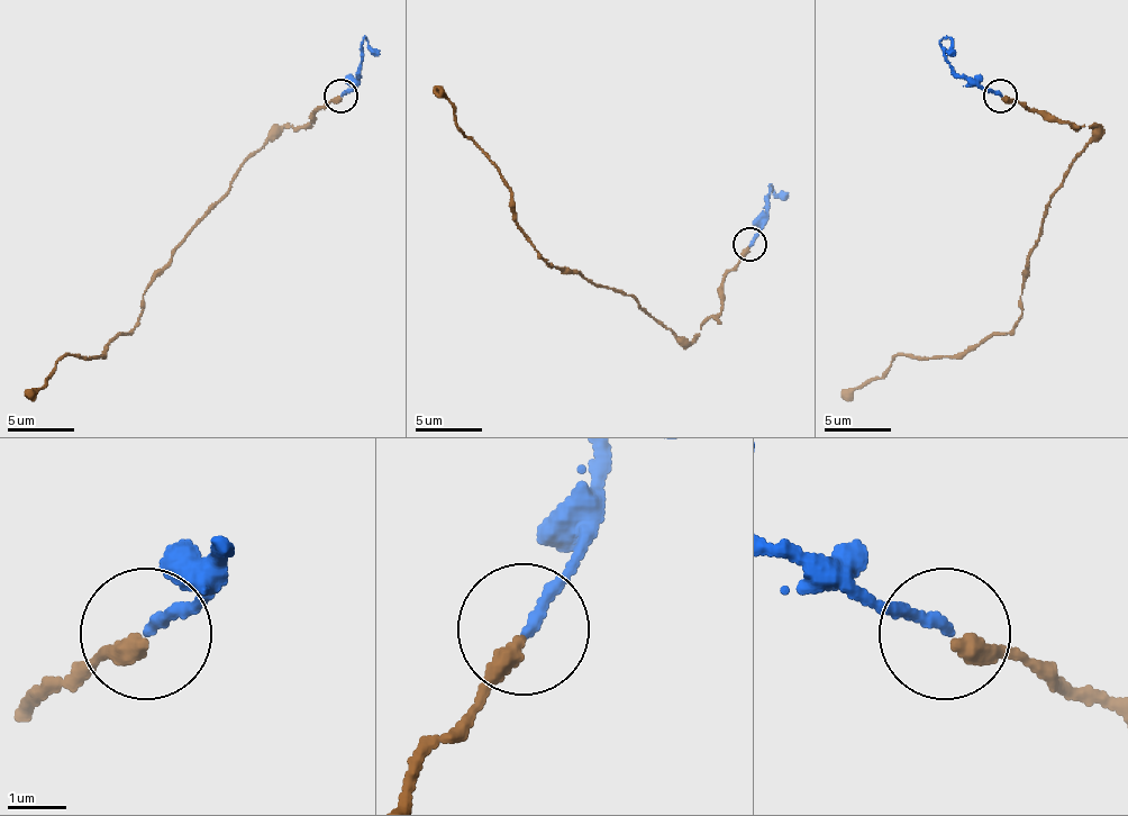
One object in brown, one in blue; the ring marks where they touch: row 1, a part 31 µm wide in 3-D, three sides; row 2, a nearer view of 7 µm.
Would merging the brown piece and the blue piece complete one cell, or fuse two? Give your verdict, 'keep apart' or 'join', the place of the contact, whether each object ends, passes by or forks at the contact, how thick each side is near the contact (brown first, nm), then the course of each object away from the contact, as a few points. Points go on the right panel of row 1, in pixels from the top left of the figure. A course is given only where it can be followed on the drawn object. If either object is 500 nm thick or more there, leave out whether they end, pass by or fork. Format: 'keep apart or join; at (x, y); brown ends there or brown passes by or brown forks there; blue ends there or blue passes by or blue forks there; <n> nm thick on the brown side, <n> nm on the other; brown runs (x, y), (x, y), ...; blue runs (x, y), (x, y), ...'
join; at (1000, 96); brown ends there; blue ends there; 320 nm thick on the brown side, 190 nm on the other; brown runs (1002, 98), (1097, 135), (1046, 206), (1022, 317), (952, 357), (898, 354), (842, 393); blue runs (999, 94), (962, 78), (945, 57), (942, 42), (952, 42), (948, 55)

